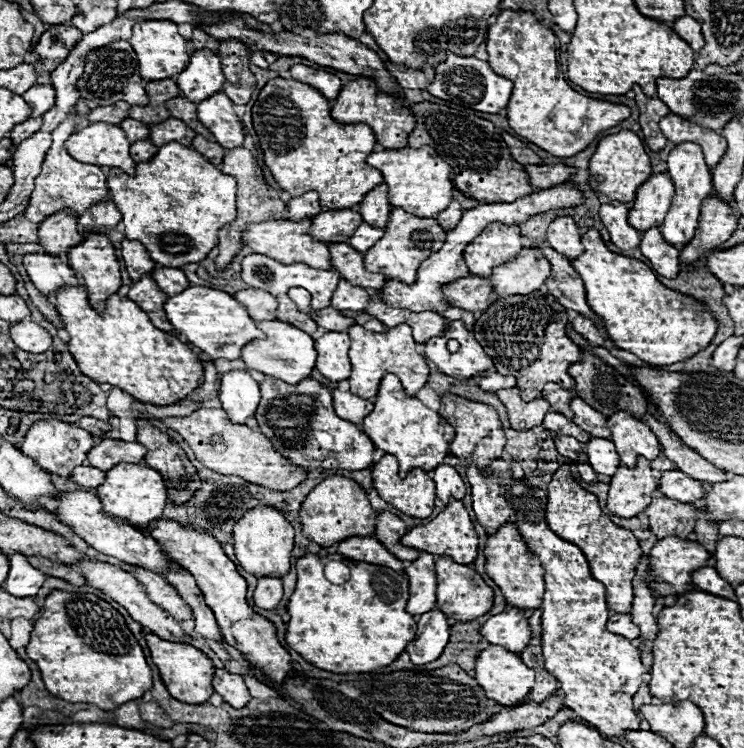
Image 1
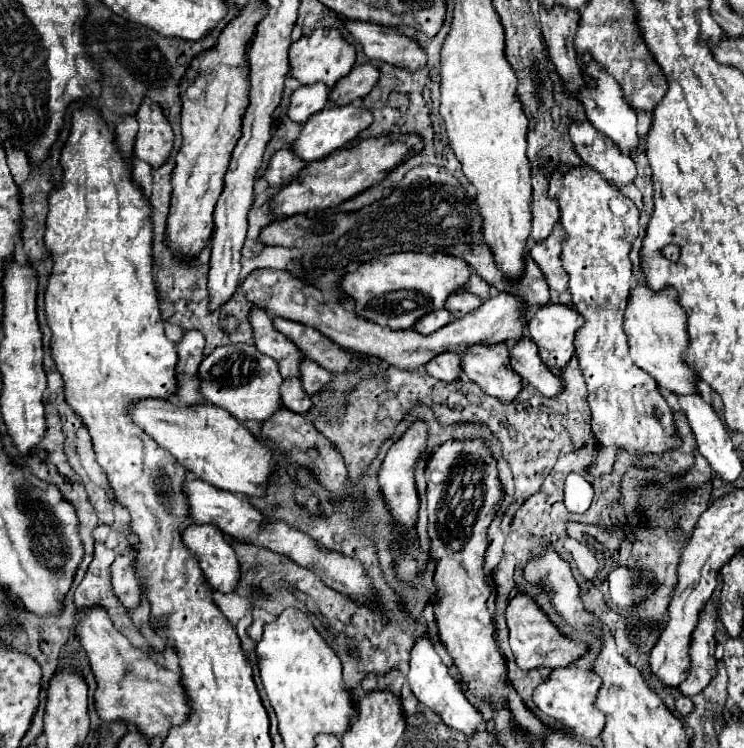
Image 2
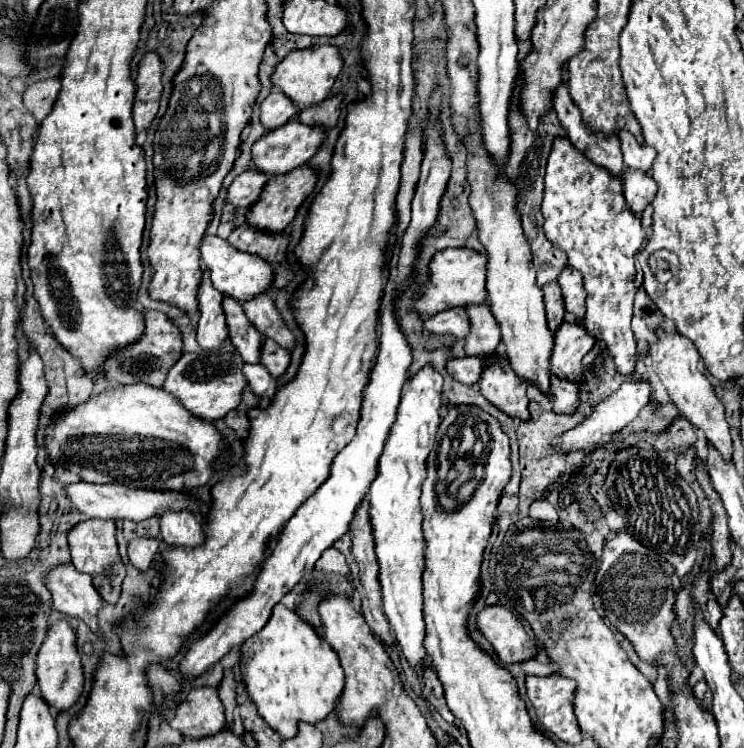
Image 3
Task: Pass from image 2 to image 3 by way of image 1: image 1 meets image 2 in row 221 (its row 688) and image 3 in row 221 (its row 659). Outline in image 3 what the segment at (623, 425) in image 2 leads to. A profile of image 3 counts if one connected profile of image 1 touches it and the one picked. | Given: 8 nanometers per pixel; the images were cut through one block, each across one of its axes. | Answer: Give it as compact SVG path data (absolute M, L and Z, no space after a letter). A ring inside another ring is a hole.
M566 136L554 138L544 180L544 232L568 254L568 264L584 276L588 294L584 326L588 334L606 342L616 370L620 374L632 374L636 364L636 340L630 328L636 276L634 256L646 238L640 218L626 208L618 178L586 160Z

